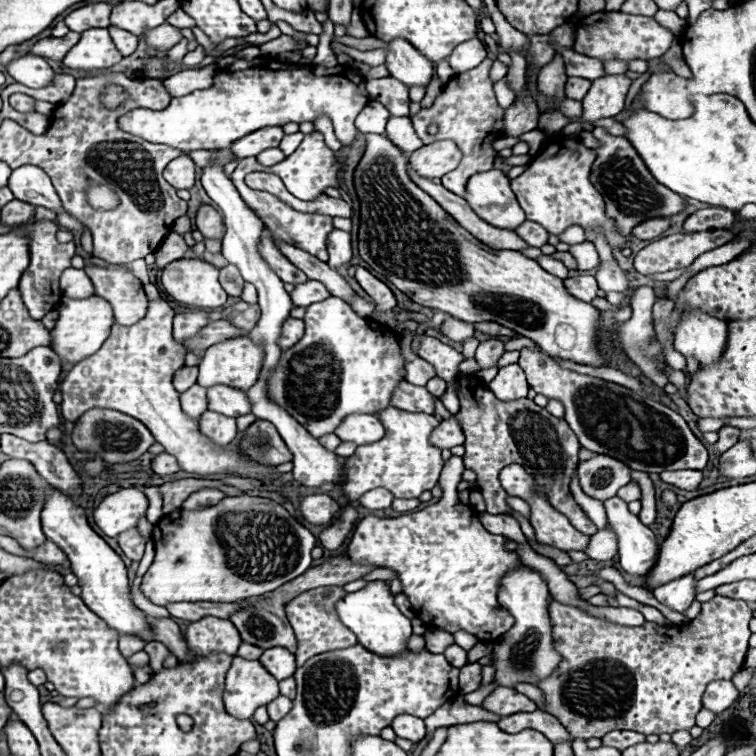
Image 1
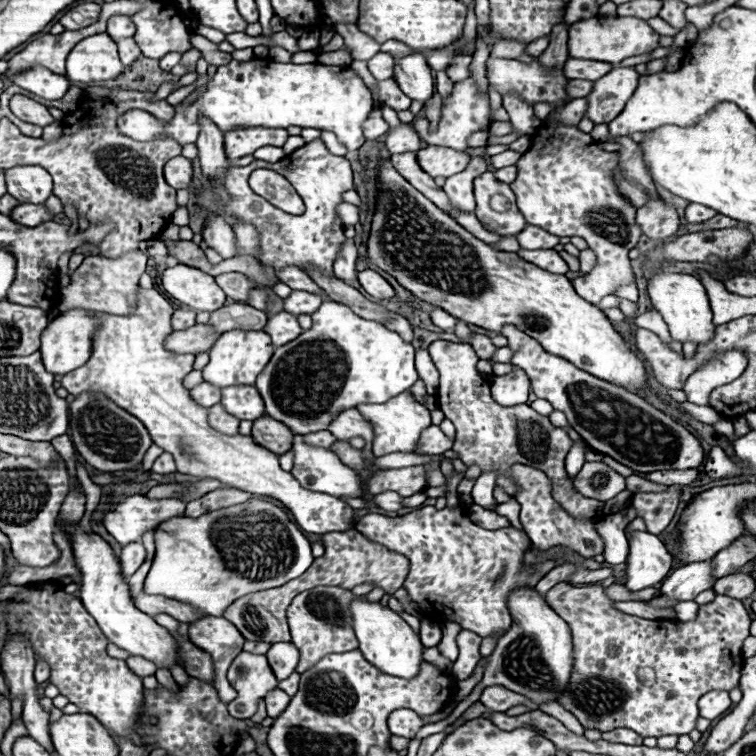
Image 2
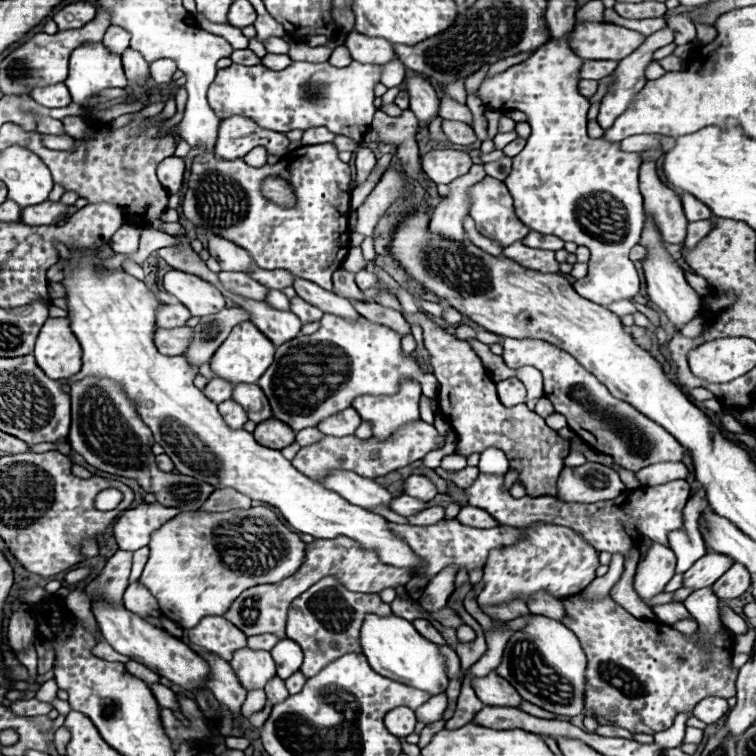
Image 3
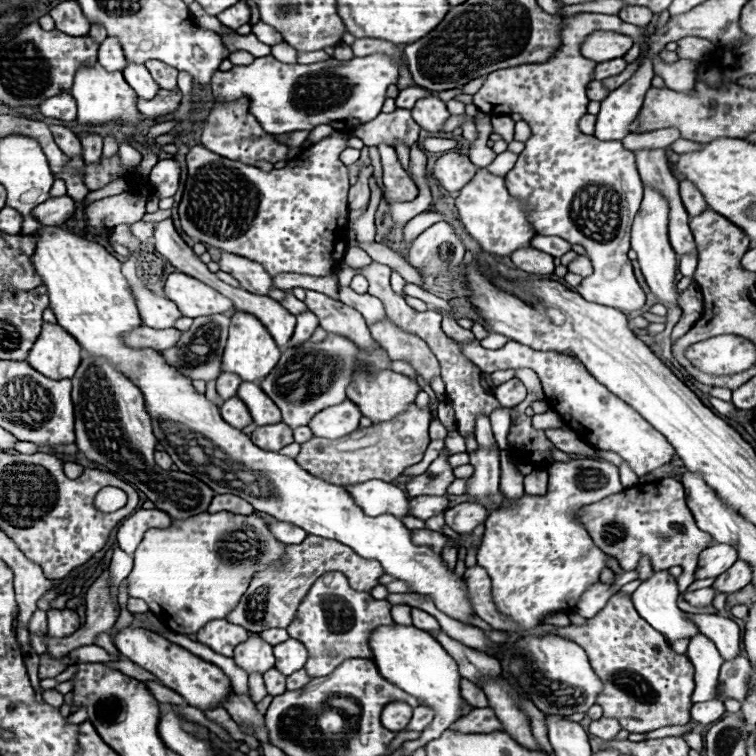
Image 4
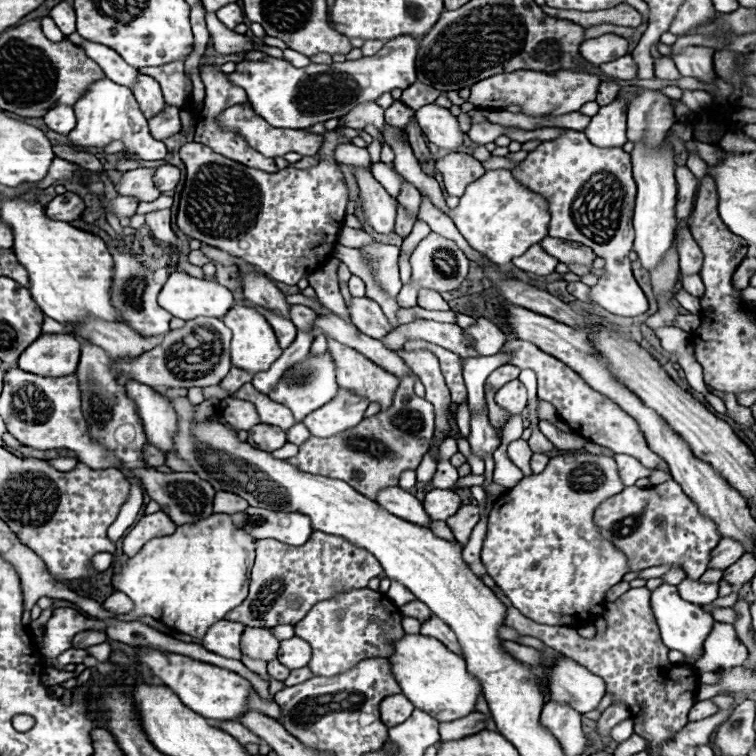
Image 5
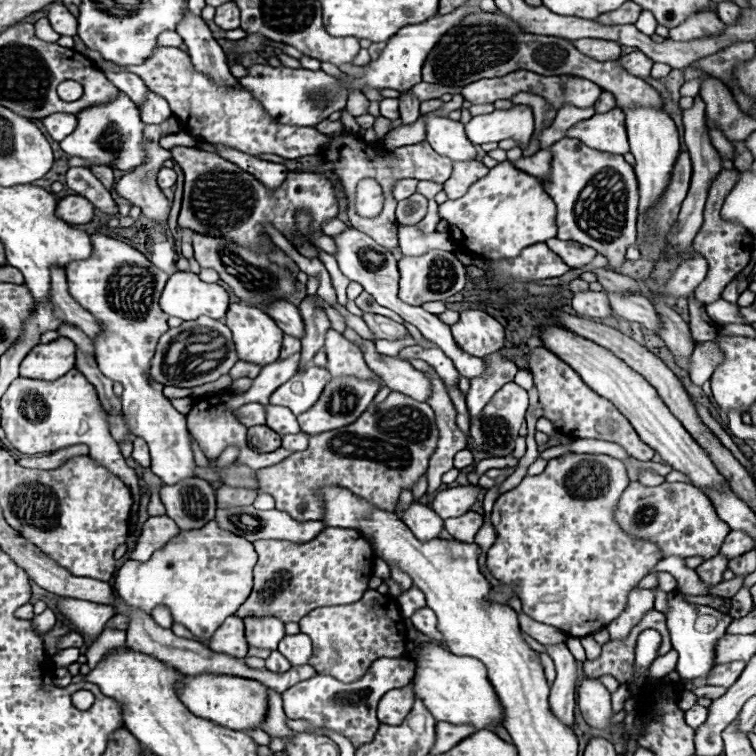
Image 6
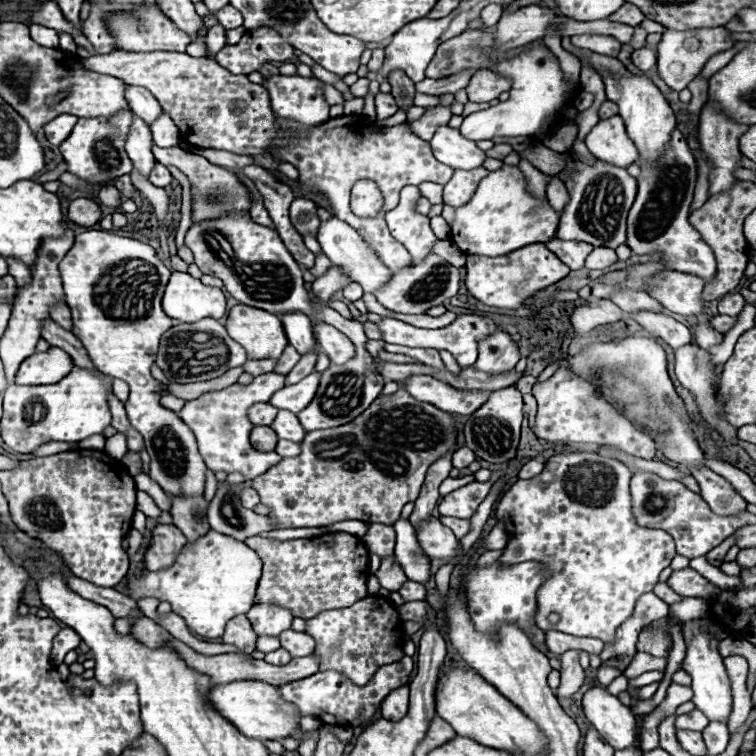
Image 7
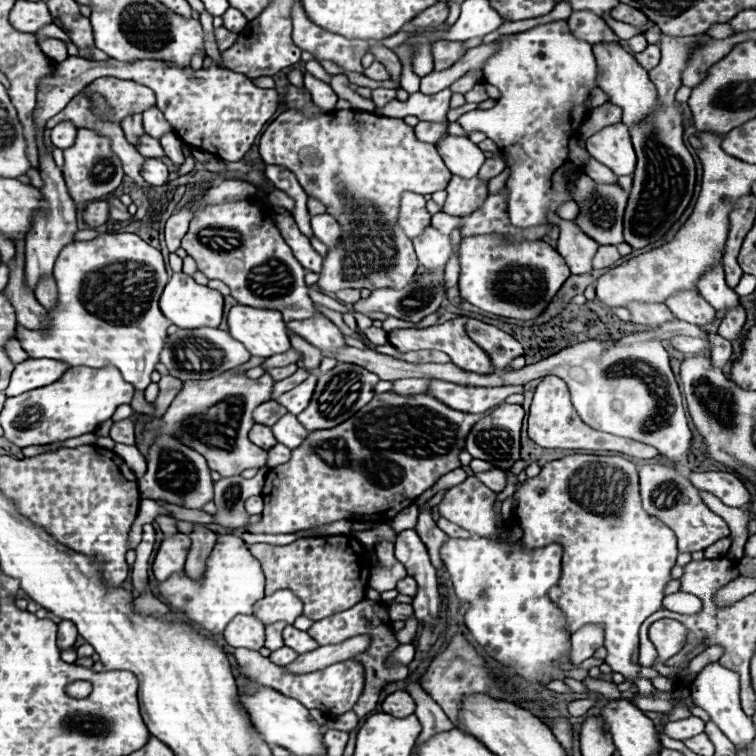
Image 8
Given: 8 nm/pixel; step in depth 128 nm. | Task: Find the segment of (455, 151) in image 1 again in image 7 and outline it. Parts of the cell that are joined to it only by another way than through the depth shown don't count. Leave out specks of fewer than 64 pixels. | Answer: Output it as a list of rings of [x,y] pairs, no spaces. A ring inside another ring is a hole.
[[[484,166],[474,170],[454,170],[452,180],[444,186],[444,204],[448,206],[466,204],[472,198],[472,192],[476,192],[480,180],[488,174],[490,172]]]

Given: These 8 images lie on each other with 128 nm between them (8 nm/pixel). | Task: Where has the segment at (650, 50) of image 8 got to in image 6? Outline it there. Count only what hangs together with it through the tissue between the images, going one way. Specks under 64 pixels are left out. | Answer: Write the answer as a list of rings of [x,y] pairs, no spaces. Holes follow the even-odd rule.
[[[632,52],[626,54],[618,60],[618,64],[632,76],[636,78],[648,78],[650,76],[650,68],[652,68],[652,60],[648,60],[648,56],[644,56],[642,52]]]

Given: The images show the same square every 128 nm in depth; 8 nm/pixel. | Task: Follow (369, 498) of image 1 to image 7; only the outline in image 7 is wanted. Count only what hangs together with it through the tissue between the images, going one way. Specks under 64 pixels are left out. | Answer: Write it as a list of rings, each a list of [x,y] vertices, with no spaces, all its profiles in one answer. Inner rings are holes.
[[[495,470],[488,482],[470,482],[450,494],[446,494],[438,510],[442,516],[454,516],[454,518],[472,518],[478,504],[488,496],[488,490],[495,481],[505,474],[505,470]]]

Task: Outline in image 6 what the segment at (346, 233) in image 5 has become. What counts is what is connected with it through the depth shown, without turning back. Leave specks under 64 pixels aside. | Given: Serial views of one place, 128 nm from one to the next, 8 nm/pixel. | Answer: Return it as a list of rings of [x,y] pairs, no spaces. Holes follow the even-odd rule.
[[[334,218],[334,220],[328,220],[328,222],[324,224],[322,232],[328,234],[328,236],[336,236],[336,234],[342,234],[346,228],[348,228],[348,226],[346,226],[344,222],[340,222],[338,218]]]

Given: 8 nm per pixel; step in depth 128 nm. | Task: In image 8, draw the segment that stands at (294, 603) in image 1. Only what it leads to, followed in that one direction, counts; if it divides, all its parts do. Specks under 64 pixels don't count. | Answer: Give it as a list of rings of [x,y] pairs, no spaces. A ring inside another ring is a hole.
[[[362,600],[360,604],[356,604],[356,606],[352,606],[352,608],[344,610],[344,612],[336,612],[336,614],[332,614],[332,616],[328,616],[328,618],[316,620],[316,622],[310,626],[308,634],[310,634],[320,646],[324,646],[324,644],[338,644],[338,642],[348,640],[348,638],[352,638],[352,636],[362,636],[362,634],[370,636],[370,640],[372,640],[370,646],[368,646],[364,652],[352,656],[352,660],[356,660],[356,662],[362,664],[362,668],[364,668],[364,680],[366,680],[364,690],[362,690],[362,694],[360,694],[360,700],[358,700],[356,706],[354,706],[354,712],[356,712],[358,718],[368,716],[368,714],[376,708],[376,704],[378,704],[378,694],[380,694],[380,690],[382,690],[382,686],[384,686],[386,682],[404,680],[404,678],[408,676],[408,668],[406,668],[406,666],[402,666],[402,664],[388,664],[388,658],[390,658],[390,654],[396,650],[398,640],[396,640],[396,636],[394,636],[394,632],[392,632],[392,622],[390,622],[390,618],[388,618],[388,604],[386,604],[386,602]]]

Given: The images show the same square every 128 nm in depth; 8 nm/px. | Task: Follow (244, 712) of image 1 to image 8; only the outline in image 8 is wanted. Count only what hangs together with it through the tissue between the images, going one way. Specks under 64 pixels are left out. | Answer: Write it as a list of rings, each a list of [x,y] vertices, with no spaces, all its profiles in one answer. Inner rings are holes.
[[[278,590],[272,596],[264,596],[254,604],[254,616],[264,624],[286,622],[294,624],[294,620],[302,614],[302,602],[288,590]]]

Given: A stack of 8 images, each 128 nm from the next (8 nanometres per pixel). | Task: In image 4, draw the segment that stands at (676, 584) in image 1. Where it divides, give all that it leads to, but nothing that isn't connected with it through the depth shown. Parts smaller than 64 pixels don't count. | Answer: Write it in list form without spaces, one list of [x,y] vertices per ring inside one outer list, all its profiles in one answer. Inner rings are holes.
[[[718,544],[718,546],[710,546],[704,552],[700,552],[698,558],[698,568],[694,572],[696,580],[702,578],[716,578],[722,572],[726,572],[734,562],[738,560],[736,550],[726,546],[726,544]]]

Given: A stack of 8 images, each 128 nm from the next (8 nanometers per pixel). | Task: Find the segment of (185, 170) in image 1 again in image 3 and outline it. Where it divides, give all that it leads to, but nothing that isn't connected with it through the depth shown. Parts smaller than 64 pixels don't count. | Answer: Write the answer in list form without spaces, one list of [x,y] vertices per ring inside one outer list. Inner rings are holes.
[[[172,156],[172,158],[158,164],[158,180],[164,184],[164,188],[170,194],[176,194],[182,188],[184,170],[186,170],[184,160],[178,156]]]

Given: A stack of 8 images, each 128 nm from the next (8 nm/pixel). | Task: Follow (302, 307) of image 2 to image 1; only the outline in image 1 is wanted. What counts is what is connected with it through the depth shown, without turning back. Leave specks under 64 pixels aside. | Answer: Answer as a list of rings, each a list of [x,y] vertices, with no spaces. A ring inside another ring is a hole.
[[[306,280],[304,284],[296,284],[294,290],[290,292],[294,306],[308,306],[314,302],[320,302],[324,298],[330,296],[330,292],[324,288],[324,284],[320,284],[318,280]]]

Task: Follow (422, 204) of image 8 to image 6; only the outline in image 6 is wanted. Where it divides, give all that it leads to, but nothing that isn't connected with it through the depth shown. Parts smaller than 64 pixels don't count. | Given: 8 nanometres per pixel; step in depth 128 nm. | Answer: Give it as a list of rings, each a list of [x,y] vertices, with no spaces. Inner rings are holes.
[[[402,178],[402,180],[398,180],[398,182],[394,184],[394,188],[392,188],[394,198],[402,200],[402,198],[412,196],[412,194],[416,192],[416,184],[418,184],[418,180],[412,180],[412,178]],[[398,226],[398,238],[400,238],[400,250],[404,256],[420,256],[428,252],[428,248],[448,248],[454,250],[452,238],[448,234],[430,234],[424,236],[416,226]]]

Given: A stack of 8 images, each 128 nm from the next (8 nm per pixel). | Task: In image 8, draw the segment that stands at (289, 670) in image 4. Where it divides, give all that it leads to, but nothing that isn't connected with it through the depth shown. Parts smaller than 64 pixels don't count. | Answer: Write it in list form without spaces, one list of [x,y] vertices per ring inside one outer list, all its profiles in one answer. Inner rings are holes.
[[[286,626],[284,632],[282,632],[282,636],[284,636],[284,644],[286,644],[288,648],[292,648],[294,652],[298,652],[298,654],[312,652],[312,650],[318,646],[316,640],[308,636],[308,632],[296,630],[294,626]]]

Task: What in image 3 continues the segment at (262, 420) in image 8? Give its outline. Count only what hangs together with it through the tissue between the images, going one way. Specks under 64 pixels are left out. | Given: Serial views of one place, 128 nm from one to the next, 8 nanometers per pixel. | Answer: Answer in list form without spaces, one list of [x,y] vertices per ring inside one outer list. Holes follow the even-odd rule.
[[[230,400],[228,404],[220,404],[220,406],[218,406],[218,412],[222,414],[226,426],[230,426],[232,430],[240,430],[240,428],[244,426],[244,422],[248,420],[248,418],[244,416],[244,410],[238,408],[238,404],[232,404],[232,400]]]

